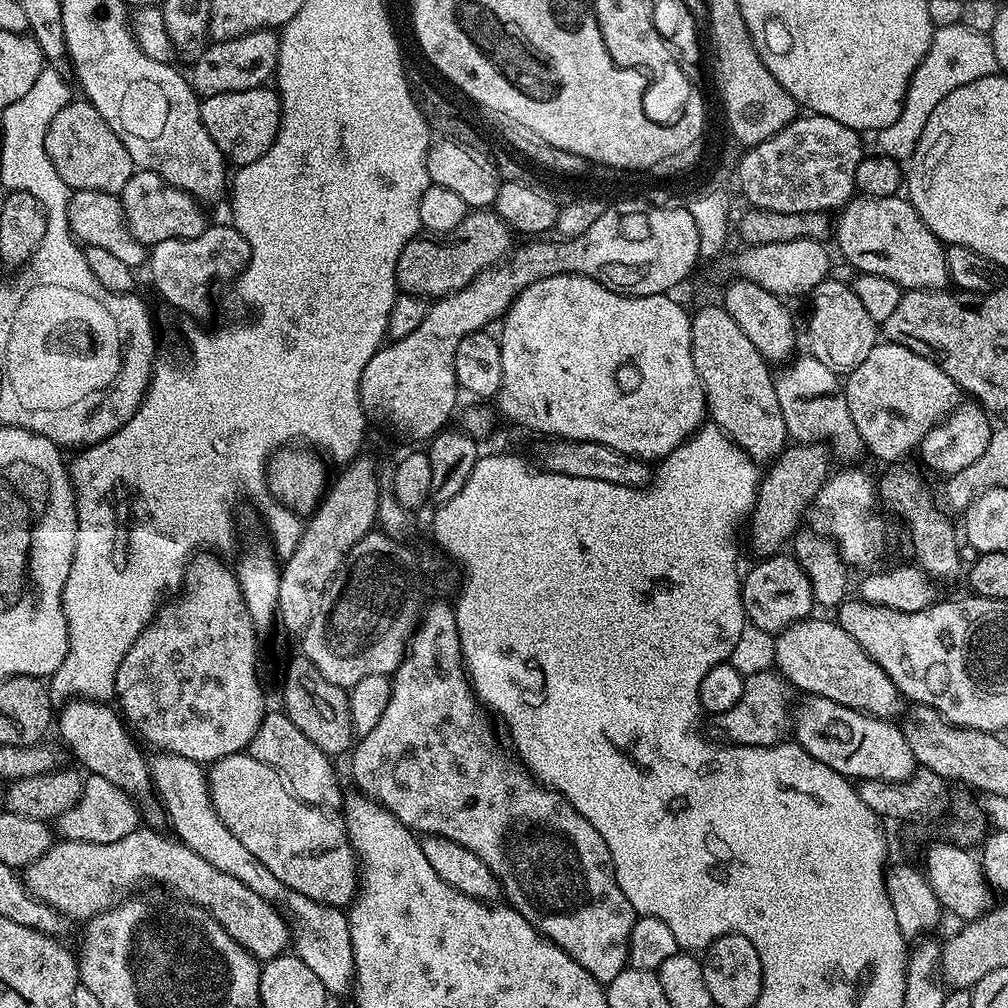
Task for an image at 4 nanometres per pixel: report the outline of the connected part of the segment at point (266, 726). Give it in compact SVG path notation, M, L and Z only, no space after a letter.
M269 711L265 715L246 751L258 762L266 762L280 773L299 800L305 800L321 810L336 810L343 805L345 793L340 792L340 780L332 765L335 764L333 757L327 756L317 744L310 742L310 738L306 738L306 734L302 734L302 730L298 730L298 726L294 726L283 711Z

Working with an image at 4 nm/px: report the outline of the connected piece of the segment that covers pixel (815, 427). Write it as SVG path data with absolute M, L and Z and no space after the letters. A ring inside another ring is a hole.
M799 356L784 366L789 368L777 371L774 376L778 406L782 406L782 418L786 422L789 437L802 444L823 442L839 459L841 456L842 459L848 460L844 462L855 461L852 459L862 452L862 445L858 430L854 426L854 418L850 418L841 377L813 356Z

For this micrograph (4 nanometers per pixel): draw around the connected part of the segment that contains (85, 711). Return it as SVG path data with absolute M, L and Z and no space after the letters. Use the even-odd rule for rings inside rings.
M76 698L61 708L64 709L58 712L60 736L76 751L76 760L85 773L106 778L106 782L114 782L114 786L129 794L153 791L149 757L140 753L139 746L132 741L129 725L111 703Z

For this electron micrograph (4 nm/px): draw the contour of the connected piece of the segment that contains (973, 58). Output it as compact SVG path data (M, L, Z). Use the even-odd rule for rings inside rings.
M959 23L945 28L936 28L932 33L930 50L926 50L926 58L922 58L921 67L914 70L908 83L906 98L902 106L902 114L894 122L890 122L890 134L888 138L874 138L874 144L883 155L901 162L907 161L912 151L918 146L920 140L912 142L912 136L920 136L924 127L920 120L928 120L934 110L928 112L928 104L938 106L950 90L958 90L958 86L966 86L966 82L974 82L983 76L997 75L998 69L994 58L994 46L991 39L982 33L976 33L968 29L966 25ZM898 122L910 124L908 130L902 134Z

